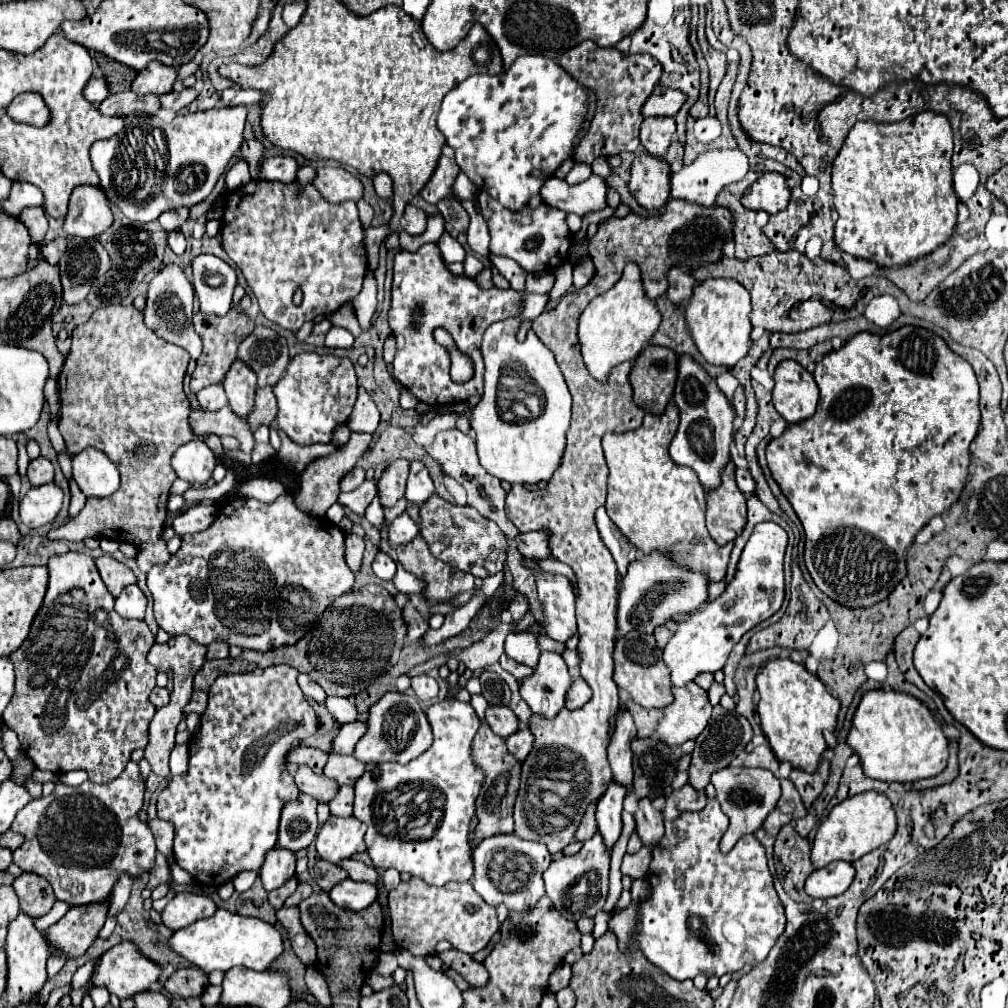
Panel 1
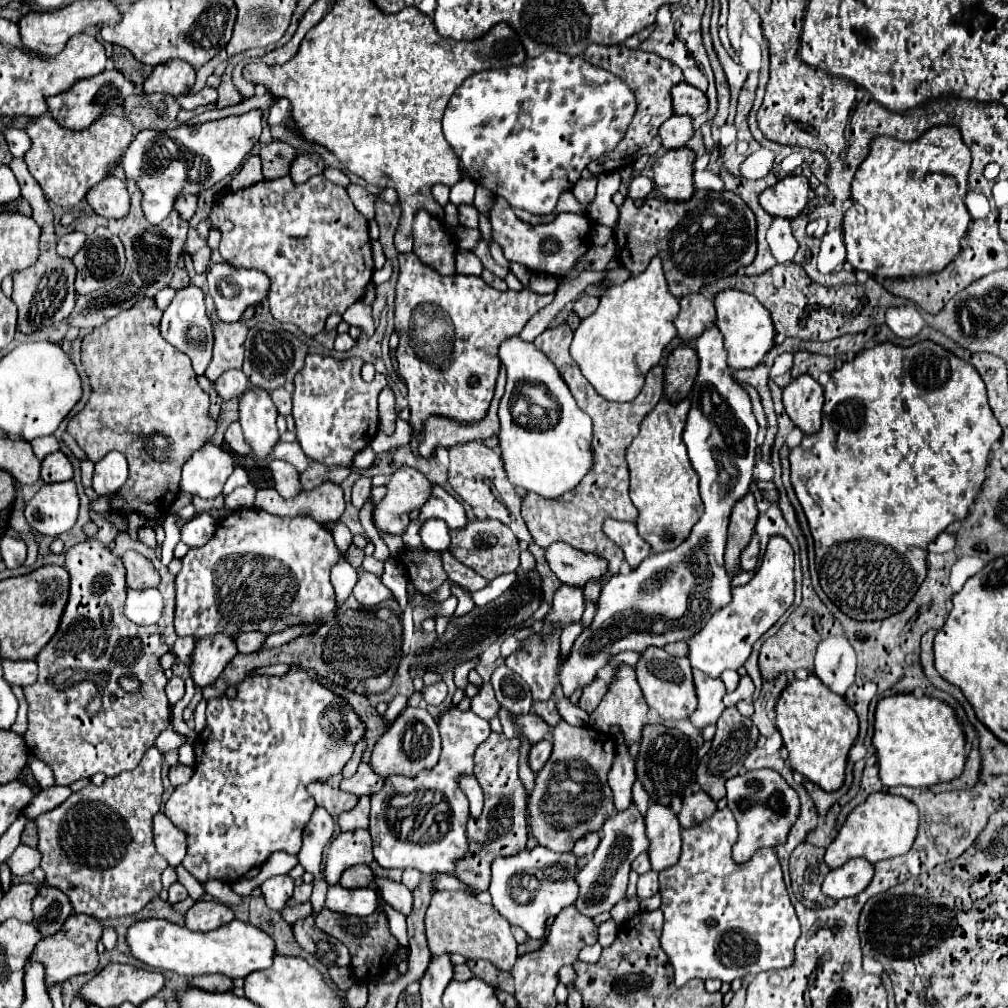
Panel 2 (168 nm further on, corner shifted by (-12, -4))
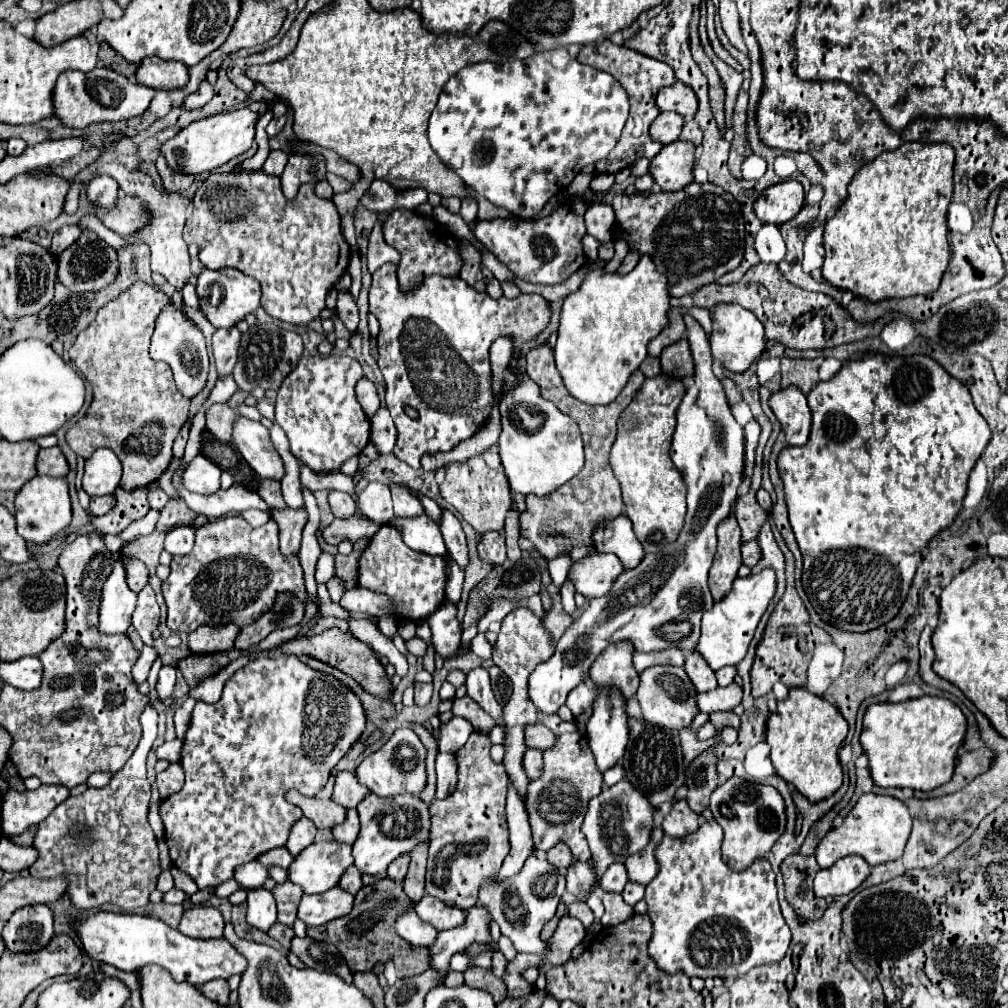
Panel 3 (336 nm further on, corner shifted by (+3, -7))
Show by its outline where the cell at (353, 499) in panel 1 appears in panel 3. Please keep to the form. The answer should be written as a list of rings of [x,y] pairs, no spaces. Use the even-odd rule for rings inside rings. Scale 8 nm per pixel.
[[[370,482],[364,488],[364,492],[361,492],[358,497],[357,507],[359,512],[364,512],[378,524],[388,523],[394,516],[390,488],[380,482]]]

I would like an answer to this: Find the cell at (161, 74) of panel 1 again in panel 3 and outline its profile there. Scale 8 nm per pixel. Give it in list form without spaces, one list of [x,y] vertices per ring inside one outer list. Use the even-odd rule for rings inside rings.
[[[156,56],[140,62],[136,70],[136,82],[154,90],[176,90],[188,82],[188,68],[174,60],[156,60]]]

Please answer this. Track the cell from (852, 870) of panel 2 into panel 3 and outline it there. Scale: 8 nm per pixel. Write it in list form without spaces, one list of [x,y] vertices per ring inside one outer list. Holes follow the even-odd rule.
[[[844,856],[834,866],[820,870],[814,878],[814,894],[818,898],[836,898],[856,890],[866,876],[870,866],[860,856]]]

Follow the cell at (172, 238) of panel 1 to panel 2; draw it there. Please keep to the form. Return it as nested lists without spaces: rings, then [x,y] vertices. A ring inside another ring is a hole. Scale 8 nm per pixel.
[[[205,247],[205,249],[201,249],[201,251],[197,251],[197,253],[193,255],[193,265],[195,265],[195,271],[197,271],[197,273],[205,273],[205,271],[207,271],[207,267],[209,267],[209,257],[211,257],[211,249],[209,249],[209,247]]]

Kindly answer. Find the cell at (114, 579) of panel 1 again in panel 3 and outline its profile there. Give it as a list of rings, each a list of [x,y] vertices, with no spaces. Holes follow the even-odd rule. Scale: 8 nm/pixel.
[[[126,558],[124,566],[126,566],[126,582],[128,582],[128,588],[138,594],[146,586],[146,582],[148,582],[148,570],[136,558],[130,558],[130,560]]]

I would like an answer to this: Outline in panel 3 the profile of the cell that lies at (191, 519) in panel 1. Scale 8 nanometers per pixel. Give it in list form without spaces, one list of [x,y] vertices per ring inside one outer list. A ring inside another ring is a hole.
[[[178,526],[172,528],[170,532],[166,532],[166,542],[164,542],[164,550],[170,554],[188,554],[192,550],[194,544],[194,528],[192,526]]]

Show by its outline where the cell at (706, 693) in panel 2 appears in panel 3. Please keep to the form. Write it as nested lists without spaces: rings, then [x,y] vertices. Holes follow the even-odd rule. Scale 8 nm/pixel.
[[[692,652],[692,654],[686,656],[684,670],[688,672],[688,678],[692,680],[692,684],[694,684],[694,688],[696,688],[698,694],[708,692],[708,690],[714,690],[714,688],[718,686],[716,678],[714,678],[714,672],[712,672],[710,666],[704,662],[704,658],[698,656],[696,652]]]

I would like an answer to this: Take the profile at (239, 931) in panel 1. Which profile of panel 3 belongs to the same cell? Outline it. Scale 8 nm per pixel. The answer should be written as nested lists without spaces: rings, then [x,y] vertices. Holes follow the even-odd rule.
[[[98,912],[96,916],[76,920],[74,928],[82,938],[82,948],[86,956],[98,962],[106,962],[124,972],[138,972],[148,964],[162,966],[172,974],[174,980],[190,982],[200,986],[214,978],[230,978],[234,974],[242,974],[248,966],[244,956],[236,952],[236,948],[222,936],[214,940],[196,940],[186,938],[178,930],[172,930],[162,920],[142,916],[142,914],[114,914],[114,912]]]

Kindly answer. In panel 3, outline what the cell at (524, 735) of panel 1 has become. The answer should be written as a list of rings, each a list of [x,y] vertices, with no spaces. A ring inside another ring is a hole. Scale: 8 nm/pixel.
[[[526,750],[524,752],[524,772],[530,780],[538,778],[542,774],[542,752],[540,750]]]

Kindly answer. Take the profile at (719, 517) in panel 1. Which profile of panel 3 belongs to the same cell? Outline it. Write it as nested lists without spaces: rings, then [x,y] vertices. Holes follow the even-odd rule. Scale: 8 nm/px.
[[[730,514],[718,526],[718,550],[710,568],[708,584],[714,600],[720,600],[732,588],[736,572],[742,566],[740,544],[740,526],[736,522],[736,516]]]

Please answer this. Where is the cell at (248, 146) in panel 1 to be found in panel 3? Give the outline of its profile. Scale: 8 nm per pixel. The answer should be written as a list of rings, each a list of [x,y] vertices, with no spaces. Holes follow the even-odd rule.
[[[272,150],[270,156],[266,158],[262,170],[266,174],[272,174],[272,176],[280,176],[284,172],[284,166],[288,162],[288,154],[284,150]]]

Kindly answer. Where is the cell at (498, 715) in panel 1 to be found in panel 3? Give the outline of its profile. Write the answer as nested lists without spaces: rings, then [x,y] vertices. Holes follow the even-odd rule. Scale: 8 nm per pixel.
[[[530,724],[524,730],[524,736],[526,736],[526,746],[538,748],[538,750],[546,750],[556,742],[556,736],[542,724]]]

